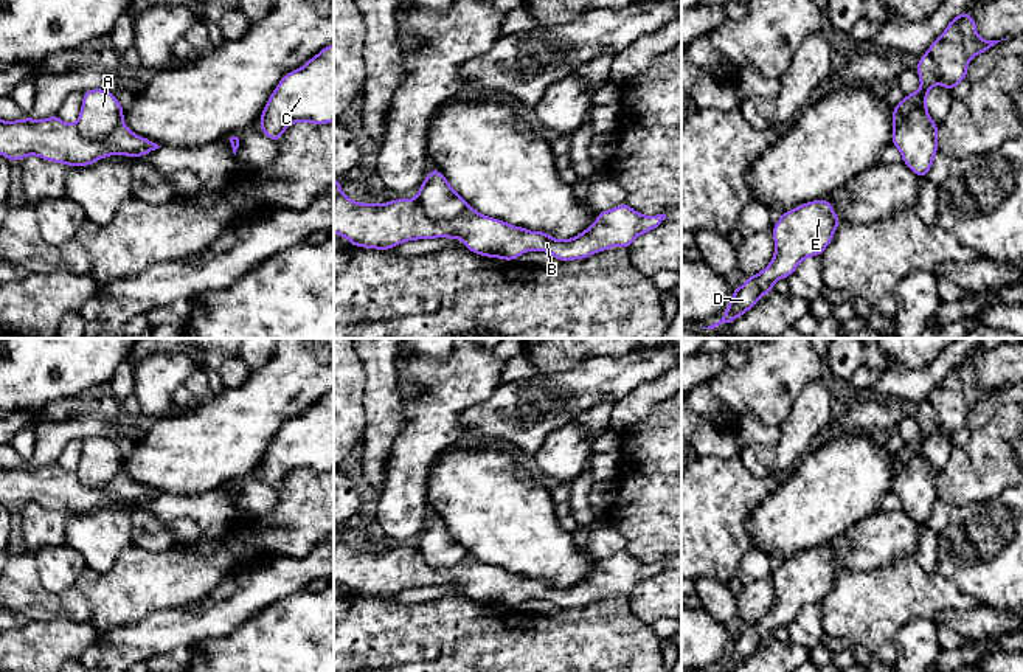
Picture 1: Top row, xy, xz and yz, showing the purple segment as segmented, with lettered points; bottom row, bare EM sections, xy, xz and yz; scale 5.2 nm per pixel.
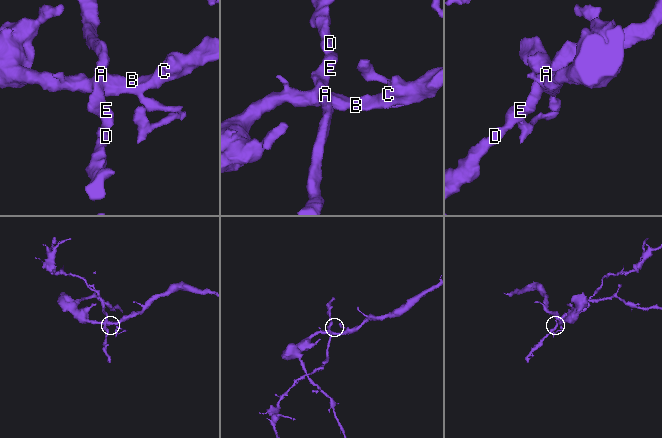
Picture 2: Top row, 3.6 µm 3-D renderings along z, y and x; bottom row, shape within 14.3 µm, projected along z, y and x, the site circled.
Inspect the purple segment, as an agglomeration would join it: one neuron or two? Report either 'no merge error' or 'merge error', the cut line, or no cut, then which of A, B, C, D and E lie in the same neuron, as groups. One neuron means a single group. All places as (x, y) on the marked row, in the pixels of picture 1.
merge error; cut in xz along (416, 199), (419, 207), (438, 221), (450, 221), (469, 205); A D E / B C

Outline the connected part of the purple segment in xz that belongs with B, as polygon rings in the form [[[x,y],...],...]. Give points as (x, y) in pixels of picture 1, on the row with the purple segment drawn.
[[[334,177],[334,233],[346,237],[352,247],[376,250],[391,250],[408,241],[449,237],[461,239],[469,251],[480,256],[514,261],[526,251],[546,251],[562,262],[568,262],[585,259],[610,247],[630,248],[640,234],[660,227],[664,219],[666,214],[643,216],[636,210],[621,203],[609,211],[598,213],[596,222],[585,231],[571,239],[559,241],[548,233],[529,231],[523,227],[514,227],[505,220],[480,214],[470,205],[452,220],[438,222],[425,214],[418,199],[388,200],[385,205],[354,202],[343,194],[340,182]]]

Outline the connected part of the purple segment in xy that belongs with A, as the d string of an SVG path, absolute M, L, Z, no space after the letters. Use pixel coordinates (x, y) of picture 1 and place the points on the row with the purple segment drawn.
M85 90L76 127L82 137L98 143L118 127L123 115L124 109L110 90Z

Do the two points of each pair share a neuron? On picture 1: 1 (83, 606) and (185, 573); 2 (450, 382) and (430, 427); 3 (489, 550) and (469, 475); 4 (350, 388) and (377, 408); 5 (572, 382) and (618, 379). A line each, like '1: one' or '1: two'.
1: two
2: one
3: one
4: two
5: one

